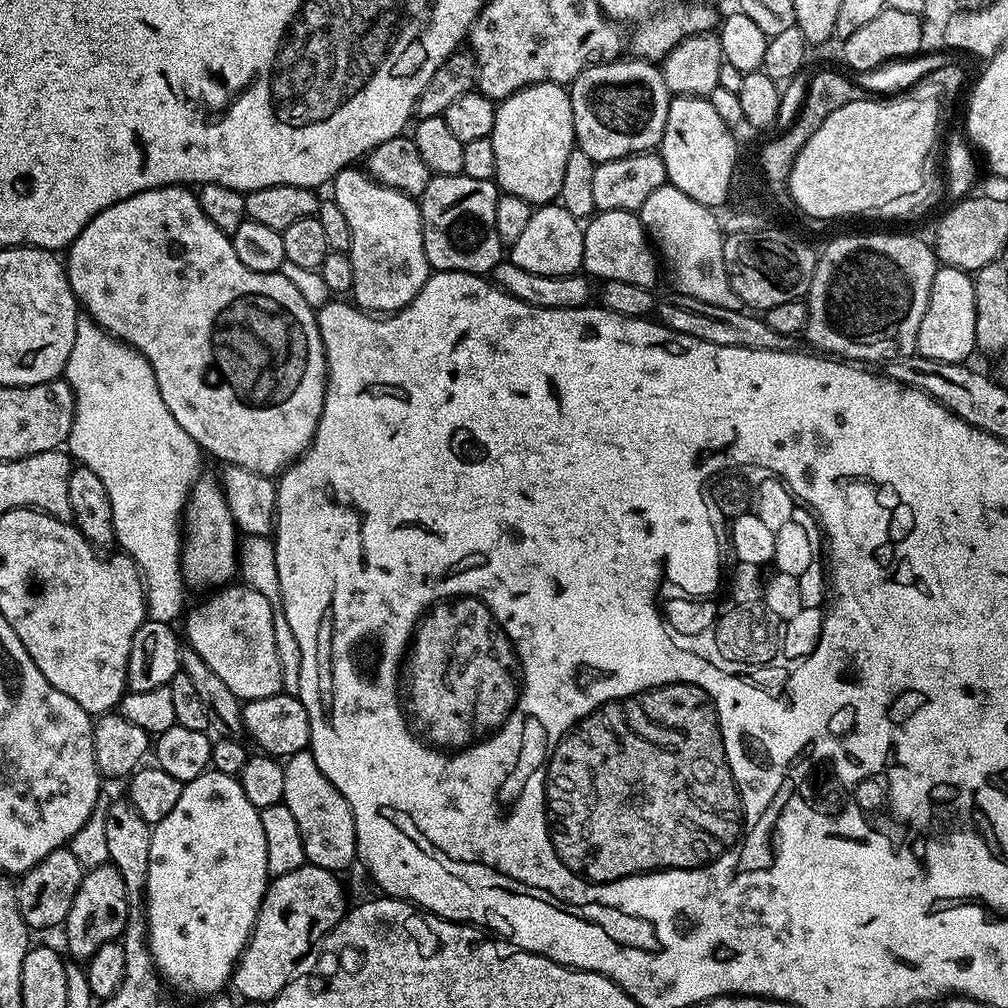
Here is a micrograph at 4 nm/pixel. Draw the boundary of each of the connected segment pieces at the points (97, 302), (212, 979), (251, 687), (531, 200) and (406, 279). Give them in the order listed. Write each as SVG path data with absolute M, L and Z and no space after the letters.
M171 184L165 188L155 188L134 194L122 202L114 202L106 210L102 210L74 238L74 242L66 249L66 271L70 290L76 295L79 307L100 328L104 328L112 336L117 336L123 344L137 348L150 362L154 370L154 378L158 378L158 390L162 390L162 402L170 406L170 414L178 421L178 426L194 438L194 442L205 453L208 452L225 465L242 466L246 470L254 470L263 476L275 477L289 468L304 451L316 433L316 427L324 405L324 391L328 385L328 359L322 346L322 338L318 330L316 312L306 304L306 300L279 272L259 272L250 270L238 262L238 254L232 249L232 237L229 233L218 230L206 214L202 214L202 206L198 202L196 192L191 187Z
M209 770L187 781L174 810L153 827L150 870L144 887L148 949L161 981L173 993L207 998L229 987L232 972L252 937L252 927L256 924L269 879L260 809L242 794L239 779Z
M225 586L213 591L209 600L204 600L192 613L187 613L183 621L183 635L188 635L187 643L196 651L206 666L226 682L226 686L233 691L241 702L270 698L277 695L282 689L282 670L278 662L278 646L274 646L274 618L270 610L270 602L258 594L258 590L247 586Z
M532 84L499 101L491 134L496 175L494 183L503 194L514 194L533 206L551 204L562 190L562 174L566 174L566 158L576 144L572 117L572 98L567 87L558 84Z
M359 167L343 168L331 181L338 210L350 226L350 255L354 266L354 286L350 296L359 307L373 314L391 314L404 308L428 281L430 269L424 253L424 231L420 206L413 197L397 188L377 184Z

